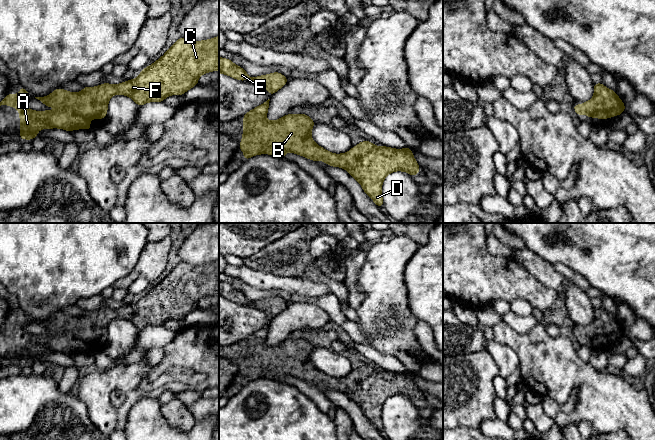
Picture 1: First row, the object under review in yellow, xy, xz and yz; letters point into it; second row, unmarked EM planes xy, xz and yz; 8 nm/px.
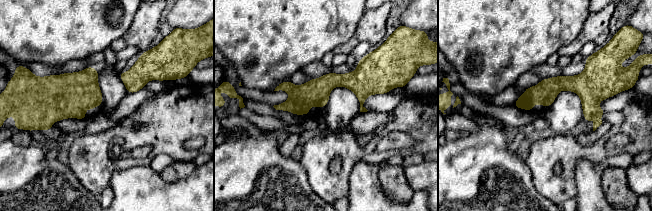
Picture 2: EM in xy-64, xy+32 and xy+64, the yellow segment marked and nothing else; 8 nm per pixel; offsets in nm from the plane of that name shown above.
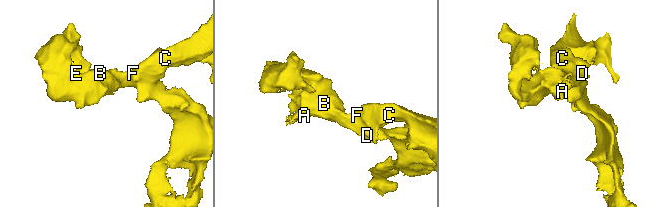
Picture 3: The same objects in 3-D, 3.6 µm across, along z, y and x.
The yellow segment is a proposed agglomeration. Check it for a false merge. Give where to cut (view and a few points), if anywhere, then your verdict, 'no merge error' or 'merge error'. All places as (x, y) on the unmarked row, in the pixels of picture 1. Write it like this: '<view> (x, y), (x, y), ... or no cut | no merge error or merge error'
no cut | no merge error

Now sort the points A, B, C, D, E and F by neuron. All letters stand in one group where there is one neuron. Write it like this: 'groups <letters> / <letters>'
groups A B C D E F

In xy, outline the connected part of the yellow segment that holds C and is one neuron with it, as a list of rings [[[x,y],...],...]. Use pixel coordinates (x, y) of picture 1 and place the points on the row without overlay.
[[[219,260],[203,265],[181,261],[136,303],[118,309],[84,310],[79,317],[59,312],[46,321],[35,321],[44,329],[62,330],[61,334],[38,336],[27,332],[25,326],[31,321],[22,309],[17,319],[7,318],[0,330],[5,328],[19,334],[21,364],[35,362],[39,353],[92,354],[90,343],[106,341],[111,320],[128,320],[138,330],[163,326],[169,319],[183,319],[198,308],[202,298],[216,294],[219,294]]]

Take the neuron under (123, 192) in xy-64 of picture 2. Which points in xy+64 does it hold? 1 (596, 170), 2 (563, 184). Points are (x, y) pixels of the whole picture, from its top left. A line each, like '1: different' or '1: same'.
1: same
2: different

